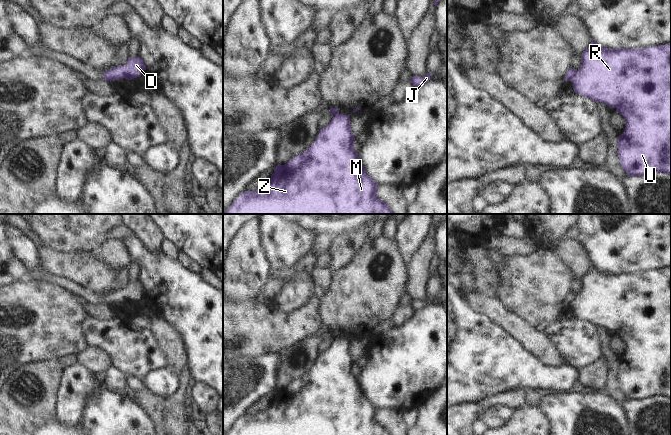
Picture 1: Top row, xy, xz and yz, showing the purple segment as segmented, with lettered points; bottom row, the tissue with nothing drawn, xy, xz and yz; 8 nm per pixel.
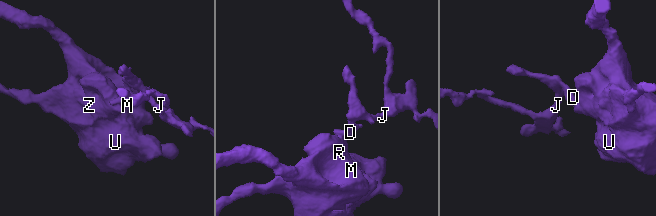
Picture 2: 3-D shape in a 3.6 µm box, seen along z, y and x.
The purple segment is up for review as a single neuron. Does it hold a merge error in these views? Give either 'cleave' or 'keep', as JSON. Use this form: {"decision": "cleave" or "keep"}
{"decision": "cleave"}

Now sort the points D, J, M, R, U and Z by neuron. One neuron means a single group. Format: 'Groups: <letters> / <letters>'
Groups: D J / M R U Z

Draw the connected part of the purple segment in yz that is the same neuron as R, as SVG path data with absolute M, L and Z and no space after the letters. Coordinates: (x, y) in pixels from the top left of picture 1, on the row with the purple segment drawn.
M594 40L581 54L582 64L571 79L575 93L595 102L615 107L626 118L624 132L618 138L618 157L630 176L663 172L671 175L671 43L644 49L607 49Z

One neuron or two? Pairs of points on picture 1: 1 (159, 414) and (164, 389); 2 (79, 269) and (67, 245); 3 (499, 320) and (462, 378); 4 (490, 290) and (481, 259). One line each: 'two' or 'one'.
1: two
2: two
3: two
4: one

